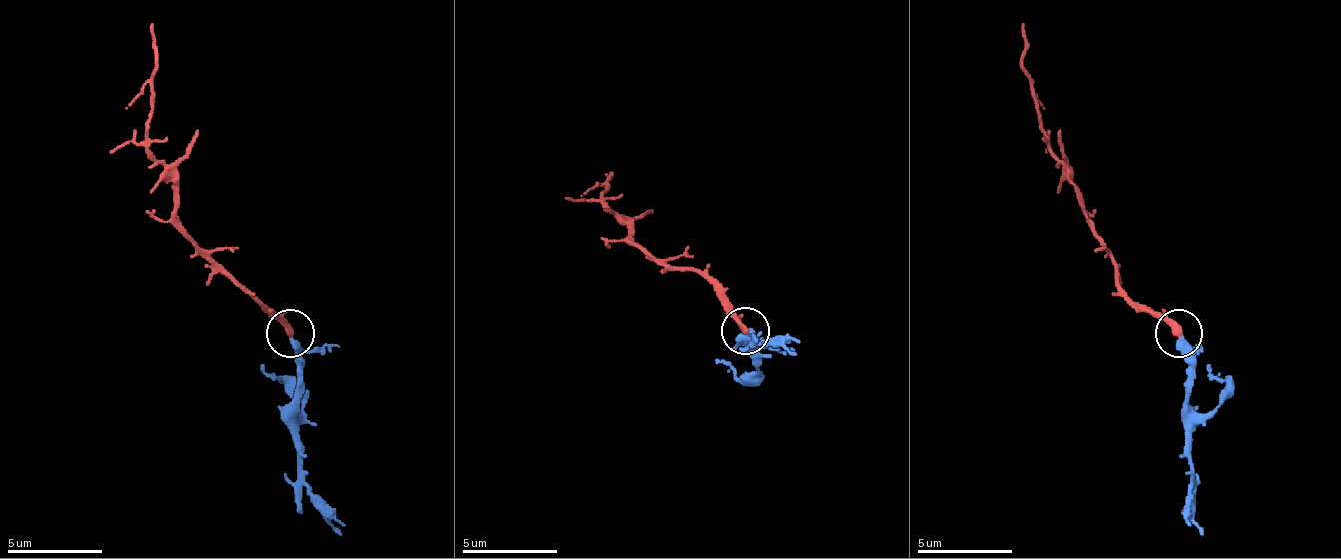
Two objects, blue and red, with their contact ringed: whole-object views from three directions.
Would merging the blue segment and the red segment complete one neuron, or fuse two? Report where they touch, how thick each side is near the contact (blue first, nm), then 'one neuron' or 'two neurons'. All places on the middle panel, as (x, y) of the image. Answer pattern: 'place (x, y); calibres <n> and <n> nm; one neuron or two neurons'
place (745, 331); calibres 360 and 360 nm; one neuron

